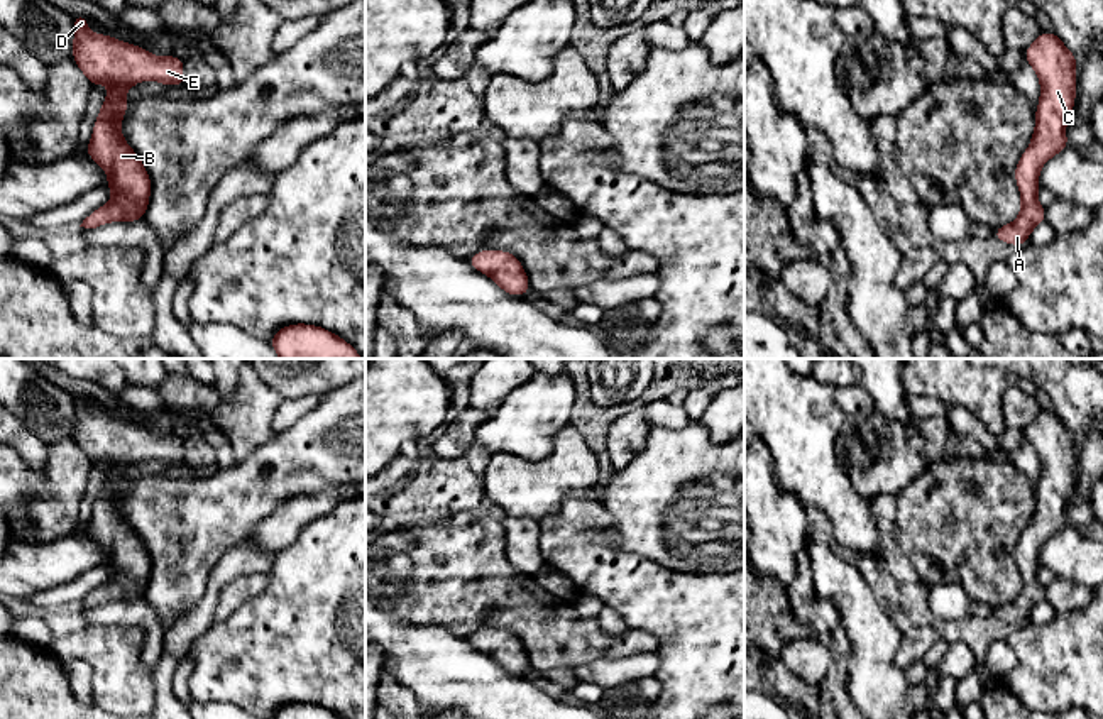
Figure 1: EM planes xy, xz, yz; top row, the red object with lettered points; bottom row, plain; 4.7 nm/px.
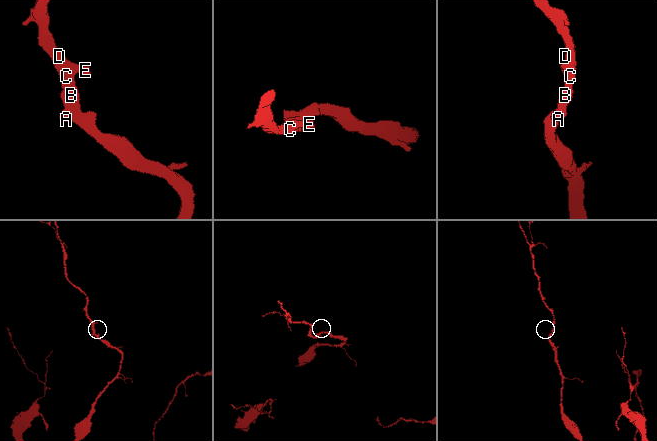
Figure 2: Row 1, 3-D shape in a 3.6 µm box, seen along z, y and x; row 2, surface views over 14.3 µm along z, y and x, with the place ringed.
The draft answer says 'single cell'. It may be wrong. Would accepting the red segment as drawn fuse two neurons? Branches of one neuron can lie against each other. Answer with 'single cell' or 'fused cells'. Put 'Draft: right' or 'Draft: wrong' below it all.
single cell
Draft: right

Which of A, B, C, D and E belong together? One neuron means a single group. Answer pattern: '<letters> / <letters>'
A B C D E

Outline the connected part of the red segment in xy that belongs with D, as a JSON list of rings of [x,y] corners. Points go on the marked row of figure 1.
[[[90,15],[71,17],[74,25],[73,61],[91,86],[108,85],[91,140],[83,151],[108,174],[105,188],[113,191],[112,200],[91,211],[80,227],[130,223],[145,218],[152,183],[144,162],[120,132],[129,102],[123,93],[145,80],[156,80],[161,86],[186,86],[184,63],[176,54],[157,58],[140,46],[107,34],[93,34],[86,29]]]

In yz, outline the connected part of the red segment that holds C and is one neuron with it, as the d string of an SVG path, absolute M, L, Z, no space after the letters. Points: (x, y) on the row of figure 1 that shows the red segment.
M1040 32L1023 51L1040 83L1035 127L1030 145L1018 157L1013 178L1020 191L1020 213L1012 223L993 230L993 237L1010 245L1023 245L1032 230L1045 222L1045 208L1037 200L1039 173L1056 154L1062 152L1067 118L1076 102L1076 56L1056 32Z

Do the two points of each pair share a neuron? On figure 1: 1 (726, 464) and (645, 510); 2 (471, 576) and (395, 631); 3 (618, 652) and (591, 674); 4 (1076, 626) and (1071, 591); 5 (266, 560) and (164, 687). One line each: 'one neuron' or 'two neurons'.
1: one neuron
2: two neurons
3: two neurons
4: two neurons
5: one neuron

